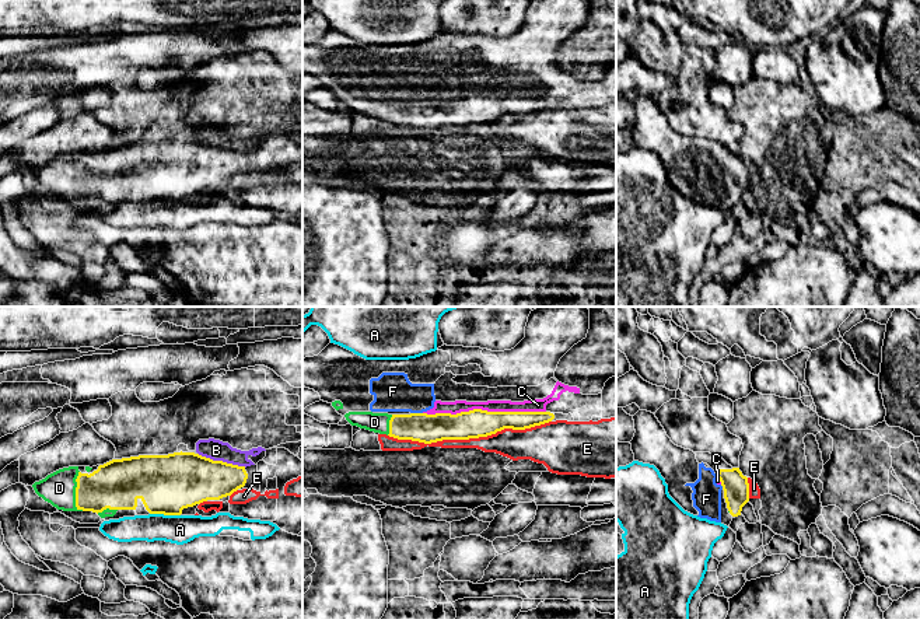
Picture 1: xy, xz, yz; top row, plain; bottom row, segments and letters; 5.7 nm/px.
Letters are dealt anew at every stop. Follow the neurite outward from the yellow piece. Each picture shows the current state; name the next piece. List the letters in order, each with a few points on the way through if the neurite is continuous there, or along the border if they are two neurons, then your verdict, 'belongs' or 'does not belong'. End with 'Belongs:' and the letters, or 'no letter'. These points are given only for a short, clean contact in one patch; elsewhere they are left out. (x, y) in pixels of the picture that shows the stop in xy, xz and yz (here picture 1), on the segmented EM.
A: border xy (150, 513), (179, 516); does not belong
B: border xy (198, 453), (213, 460), (245, 467); does not belong
C: belongs
D: belongs
E: does not belong
F: belongs
Belongs: C, D, F

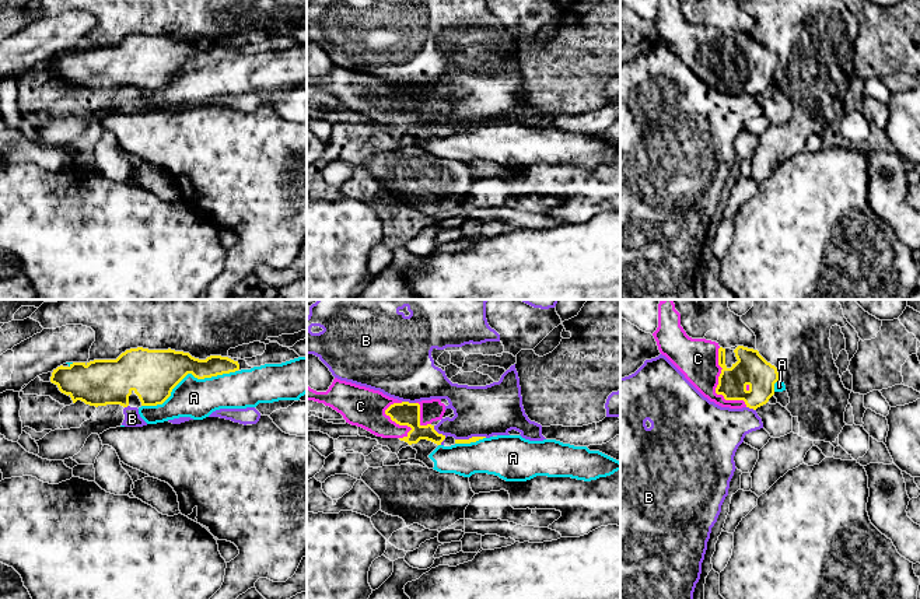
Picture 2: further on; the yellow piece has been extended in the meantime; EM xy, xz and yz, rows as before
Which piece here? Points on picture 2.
A: does not belong
B: does not belong
C: belongs
Belongs: C

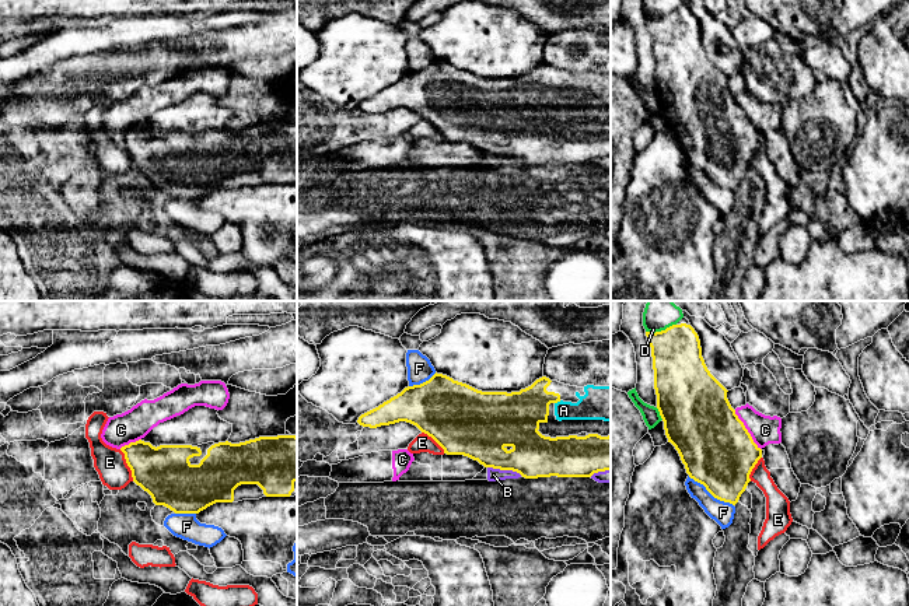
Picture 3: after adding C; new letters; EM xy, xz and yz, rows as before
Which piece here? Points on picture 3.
A: belongs
B: does not belong
C: does not belong
D: does not belong
E: does not belong
F: does not belong
Belongs: A

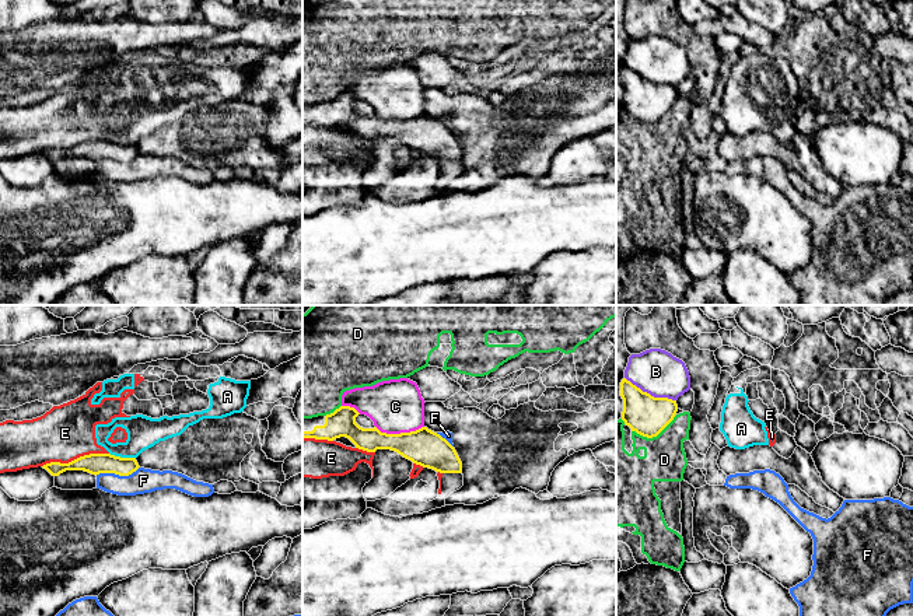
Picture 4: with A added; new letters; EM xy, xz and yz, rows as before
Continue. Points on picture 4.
A: border xy (109, 452), (118, 457), (135, 458); does not belong
B: does not belong
C: does not belong
D: does not belong
E: does not belong
F: border xy (139, 466), (128, 475), (95, 475); does not belong
Belongs: no letter

